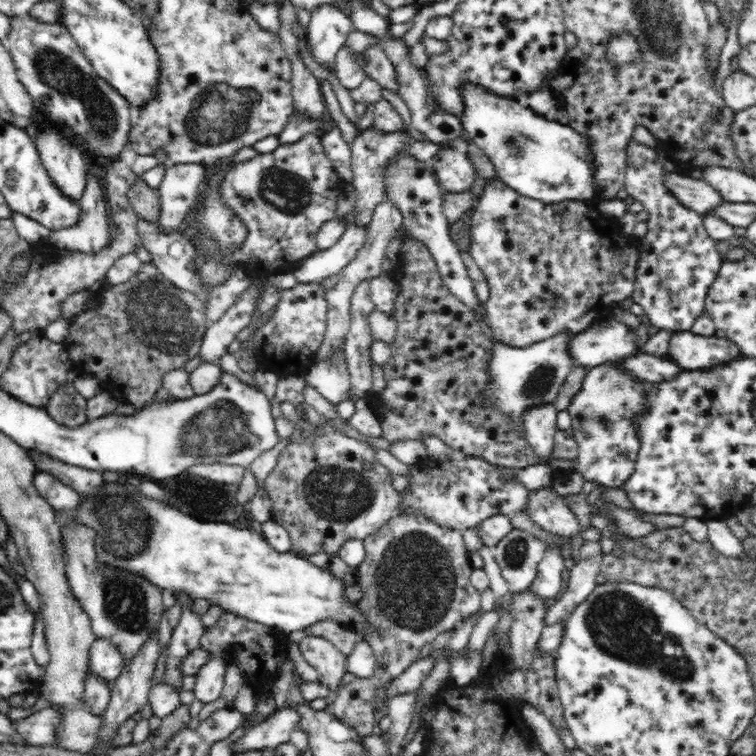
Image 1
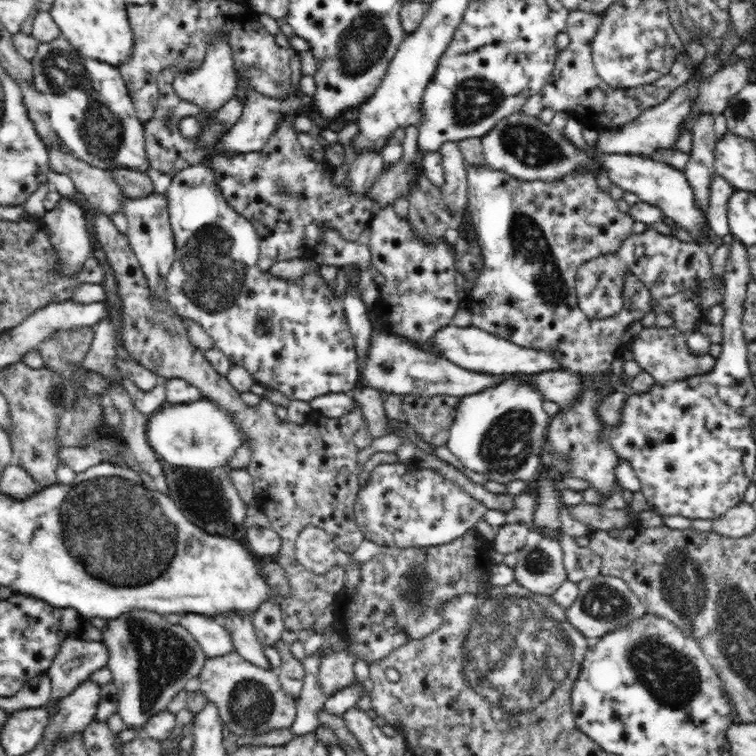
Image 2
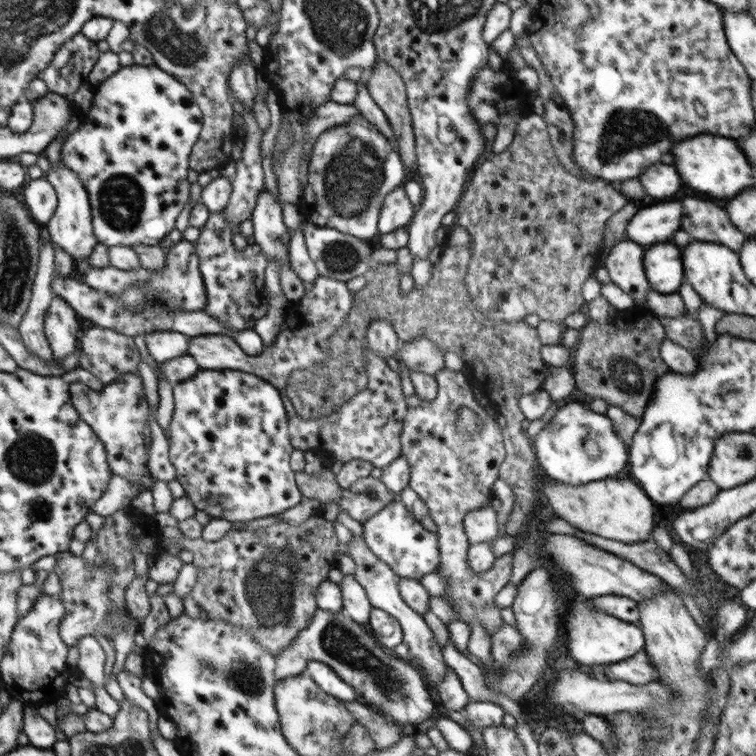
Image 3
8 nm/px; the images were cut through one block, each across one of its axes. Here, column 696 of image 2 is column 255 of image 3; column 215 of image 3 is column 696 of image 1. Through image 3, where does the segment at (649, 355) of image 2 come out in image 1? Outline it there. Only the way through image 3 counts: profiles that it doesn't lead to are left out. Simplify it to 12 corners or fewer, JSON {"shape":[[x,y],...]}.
{"shape":[[675,332],[667,358],[682,370],[736,360],[740,347],[726,338]]}

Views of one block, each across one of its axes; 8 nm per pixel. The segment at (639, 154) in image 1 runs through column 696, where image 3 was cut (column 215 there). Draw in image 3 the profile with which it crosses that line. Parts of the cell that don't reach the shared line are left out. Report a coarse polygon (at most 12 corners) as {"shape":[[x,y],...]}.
{"shape":[[223,210],[195,242],[203,310],[236,332],[268,312],[268,260]]}

